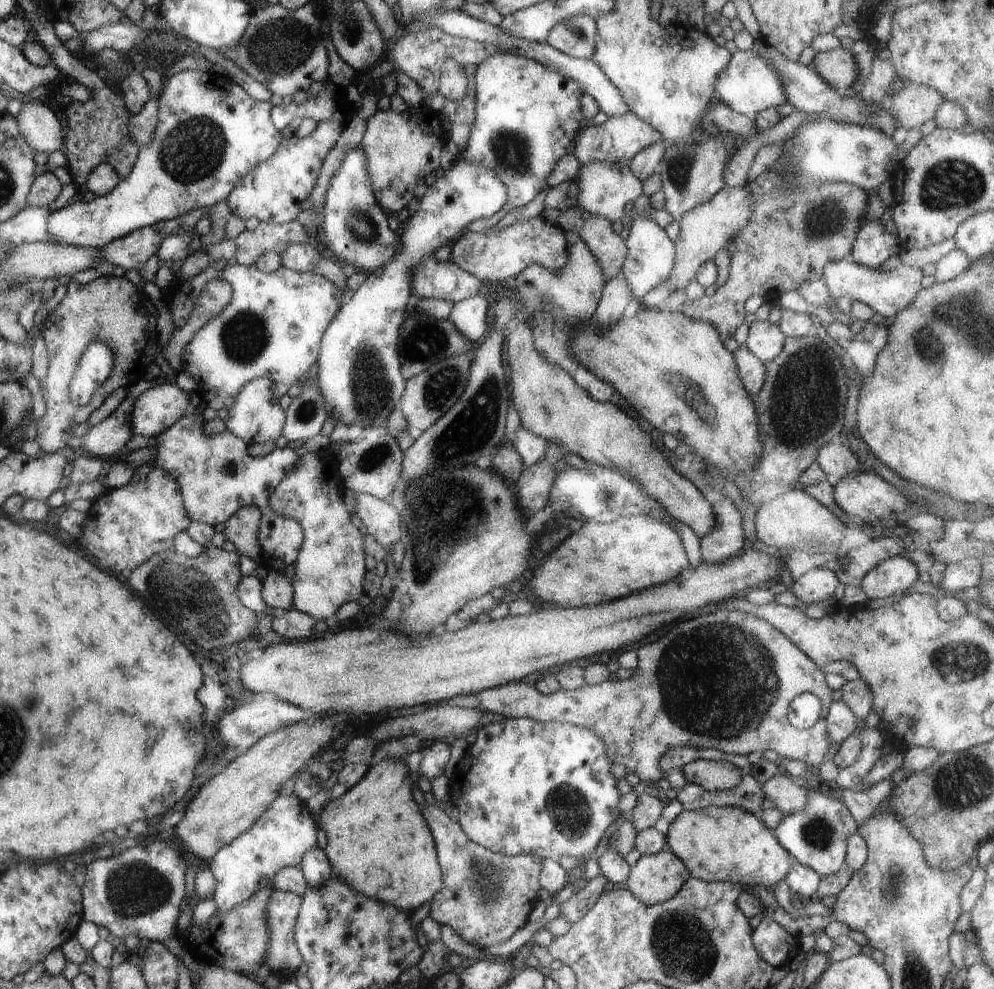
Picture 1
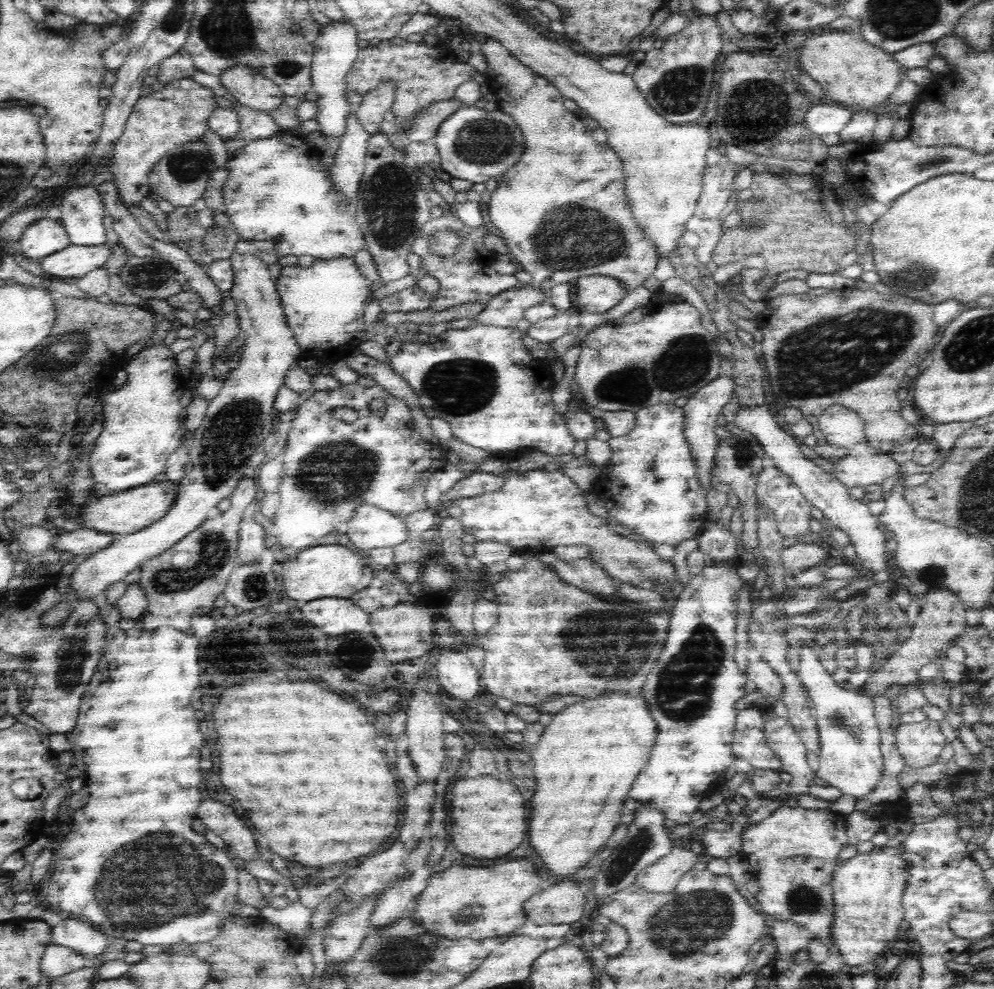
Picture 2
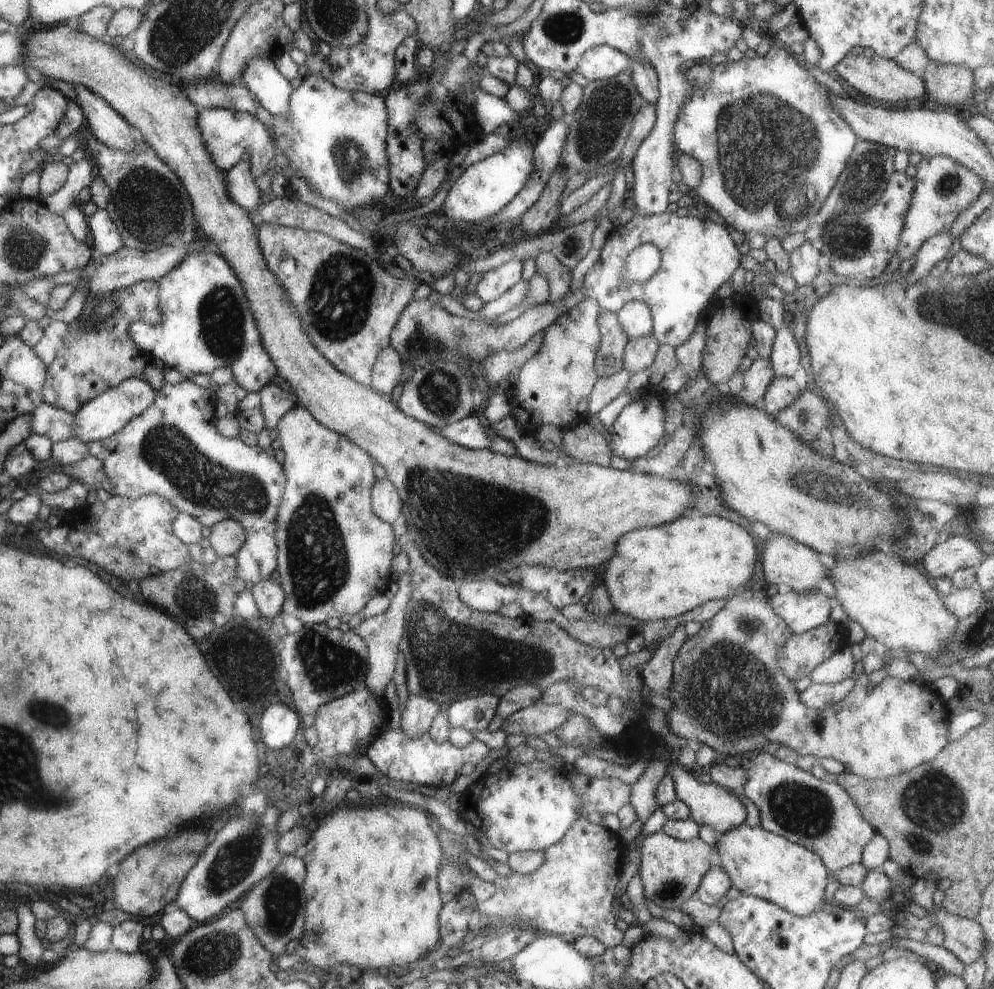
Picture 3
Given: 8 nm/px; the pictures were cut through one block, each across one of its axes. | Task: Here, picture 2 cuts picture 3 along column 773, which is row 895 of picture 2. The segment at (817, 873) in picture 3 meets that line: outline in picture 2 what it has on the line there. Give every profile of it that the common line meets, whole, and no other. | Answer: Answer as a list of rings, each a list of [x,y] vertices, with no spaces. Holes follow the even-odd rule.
[[[888,844],[881,849],[872,848],[868,853],[856,854],[853,858],[842,861],[834,872],[832,885],[836,916],[832,931],[834,931],[834,945],[842,954],[844,964],[856,966],[873,962],[886,946],[897,940],[896,934],[905,915],[903,899],[911,880],[910,872],[913,871],[913,864],[907,860],[906,852],[903,844],[891,846]]]

